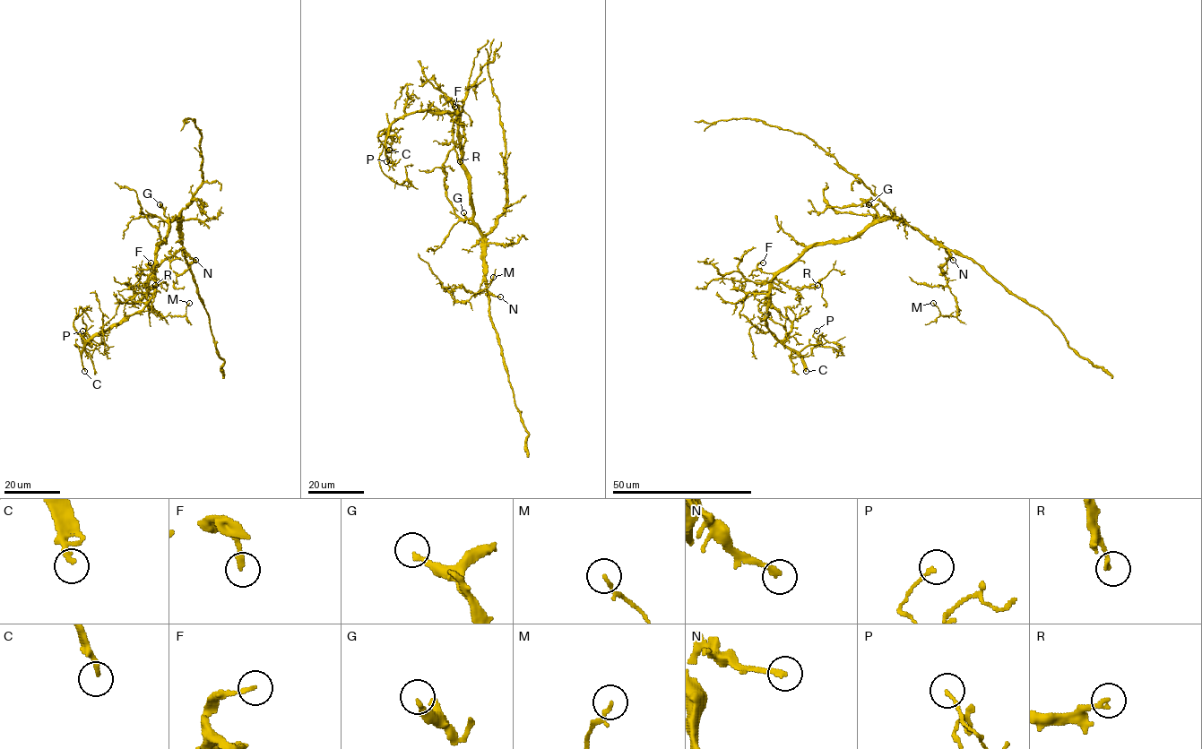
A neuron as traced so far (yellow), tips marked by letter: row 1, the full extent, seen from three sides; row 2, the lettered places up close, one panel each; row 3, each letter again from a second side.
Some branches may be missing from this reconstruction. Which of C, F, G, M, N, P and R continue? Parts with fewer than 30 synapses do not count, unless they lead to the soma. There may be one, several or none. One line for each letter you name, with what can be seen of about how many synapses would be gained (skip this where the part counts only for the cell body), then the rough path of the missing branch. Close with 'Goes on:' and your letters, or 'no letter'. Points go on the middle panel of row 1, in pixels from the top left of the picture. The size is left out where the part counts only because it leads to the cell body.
C: Course of what is missing: (389, 150), (411, 196), (409, 218)
Goes on: C

